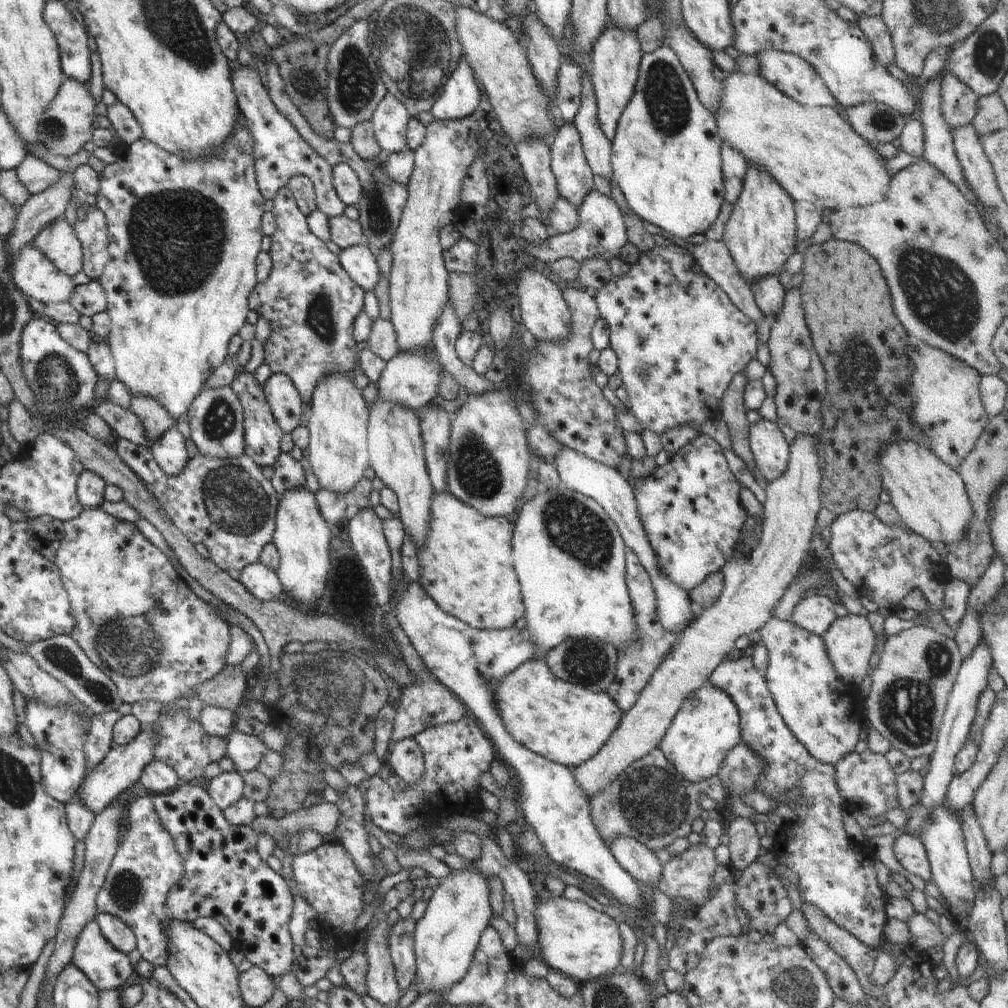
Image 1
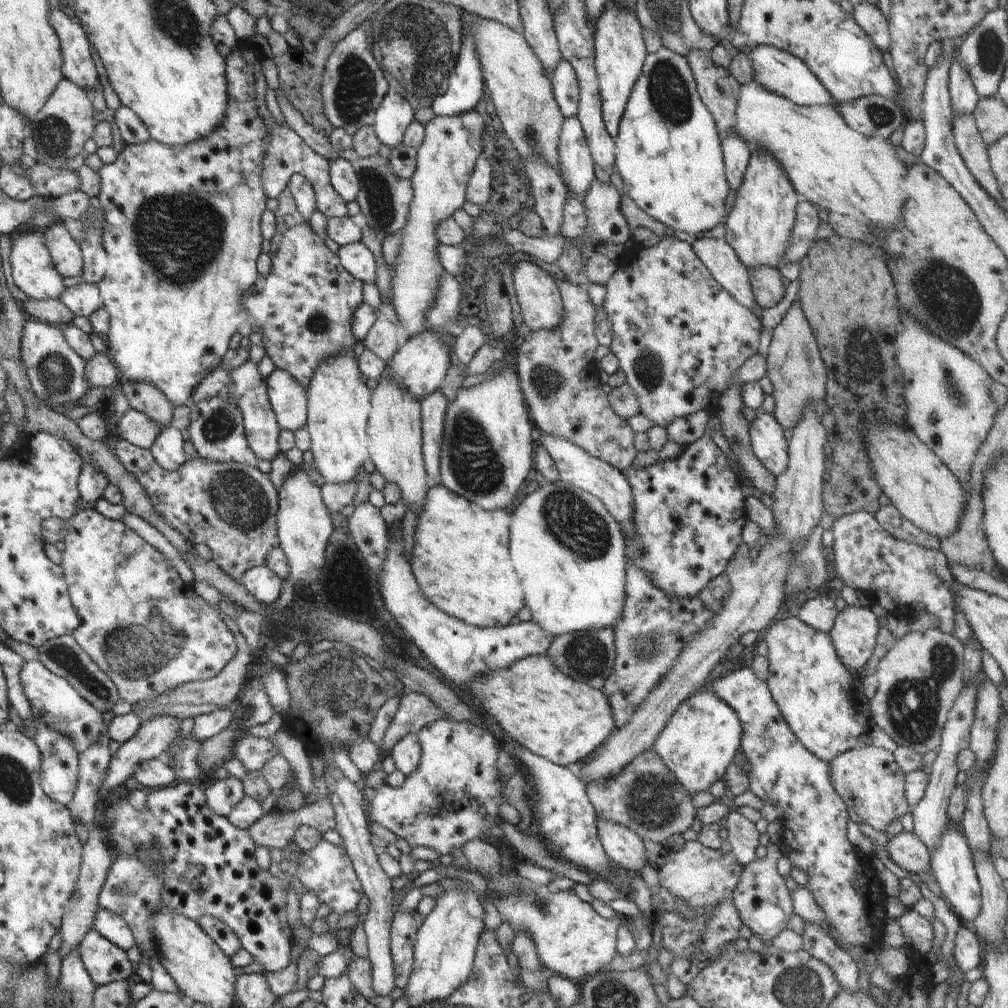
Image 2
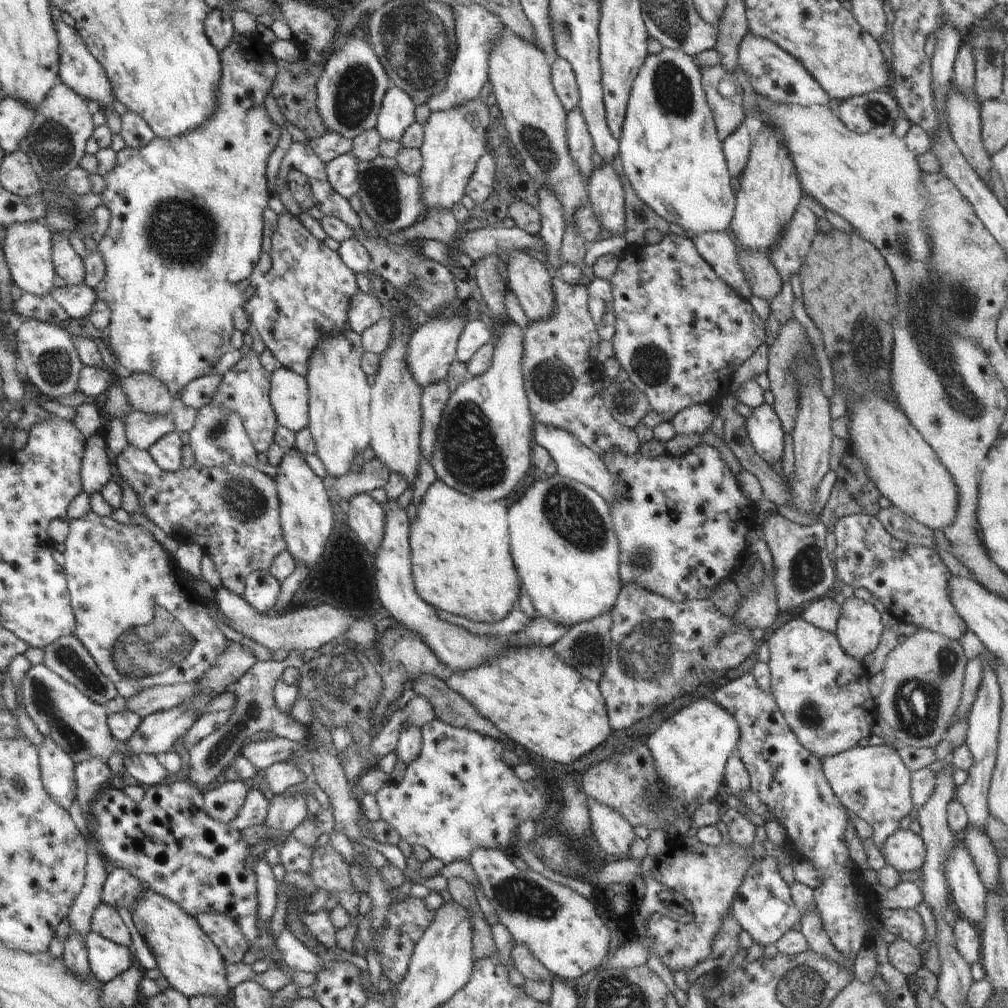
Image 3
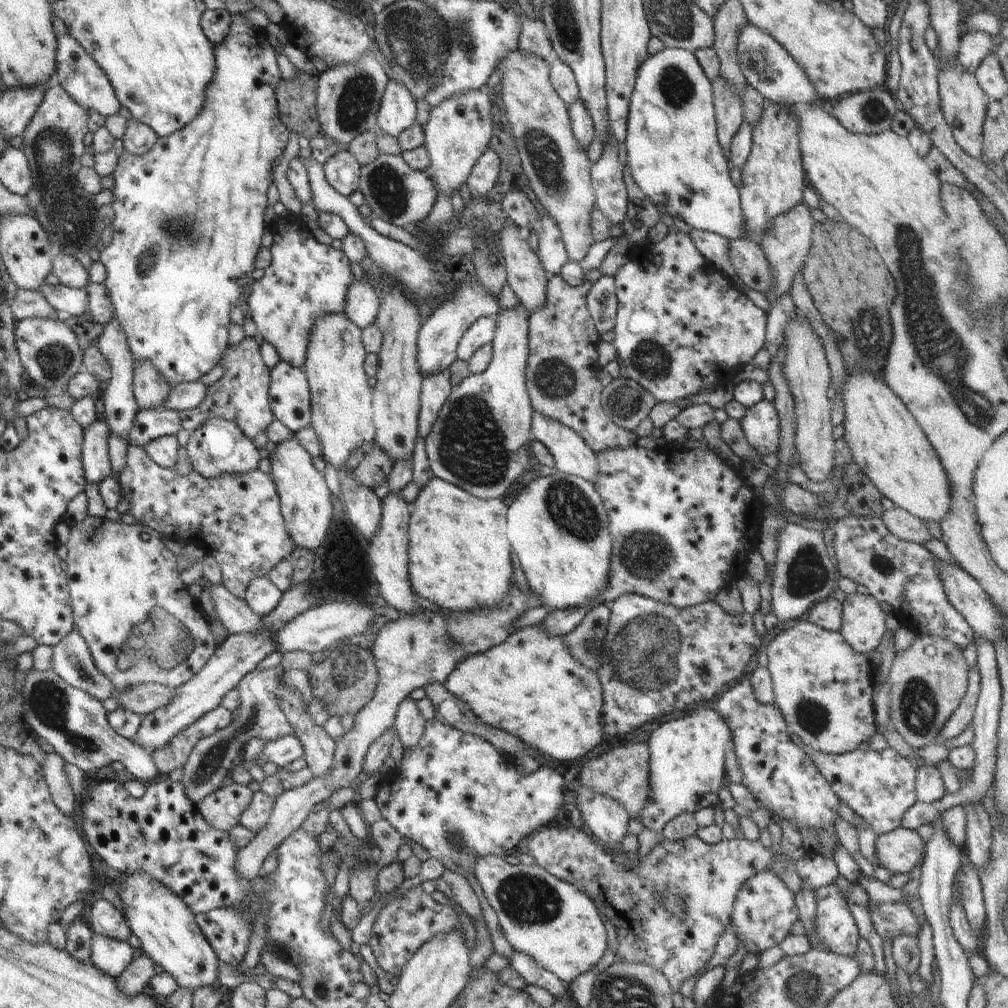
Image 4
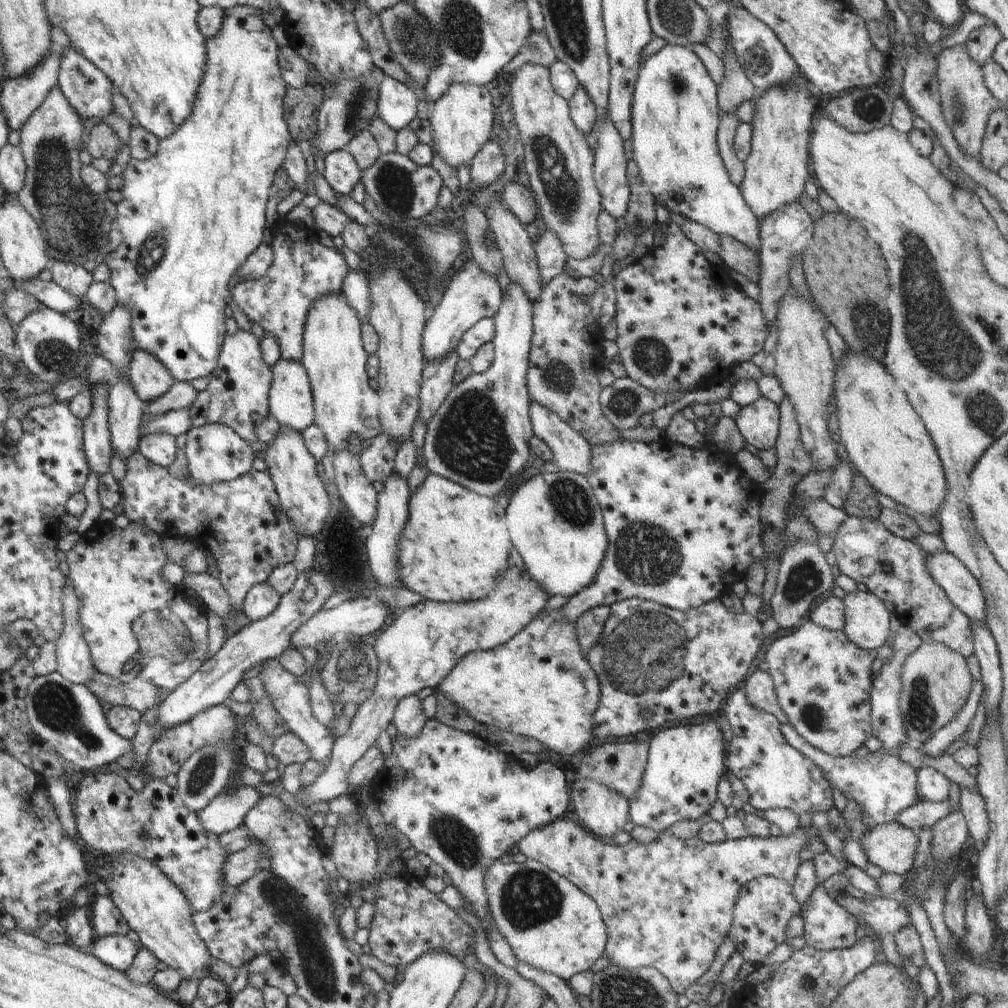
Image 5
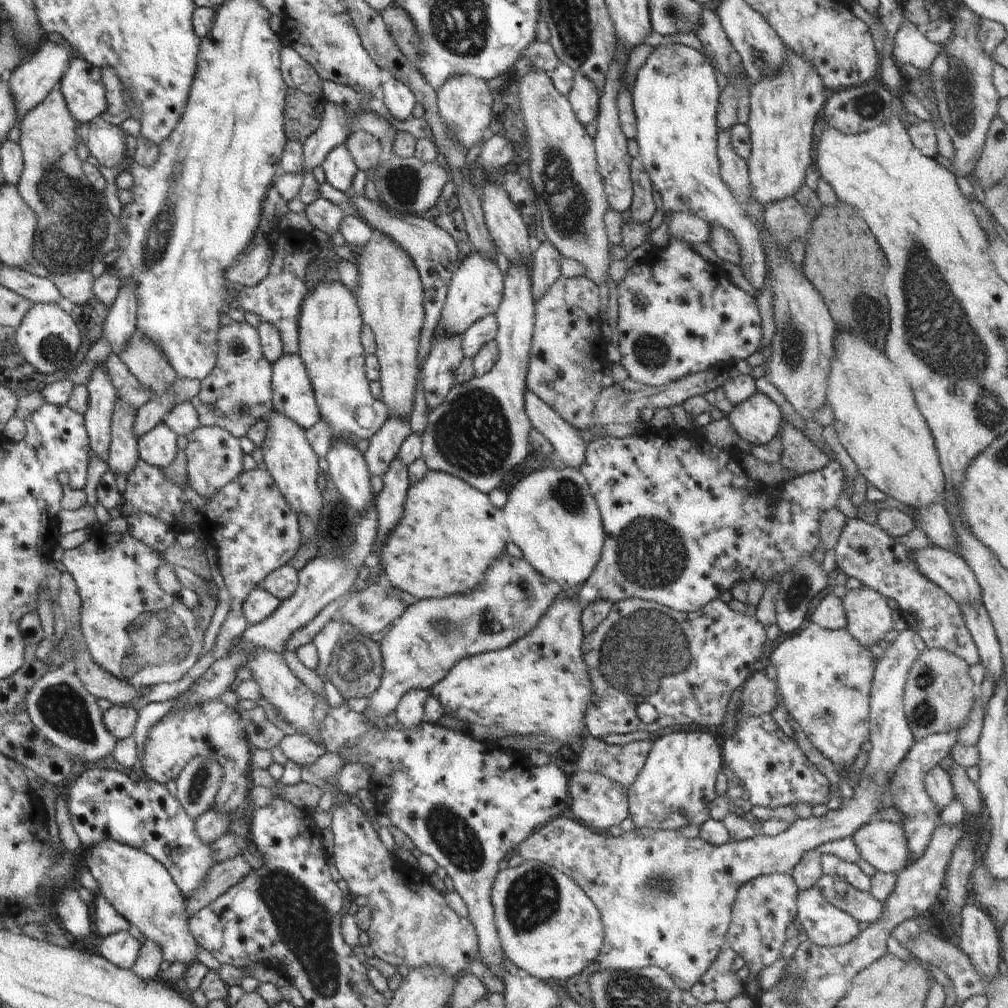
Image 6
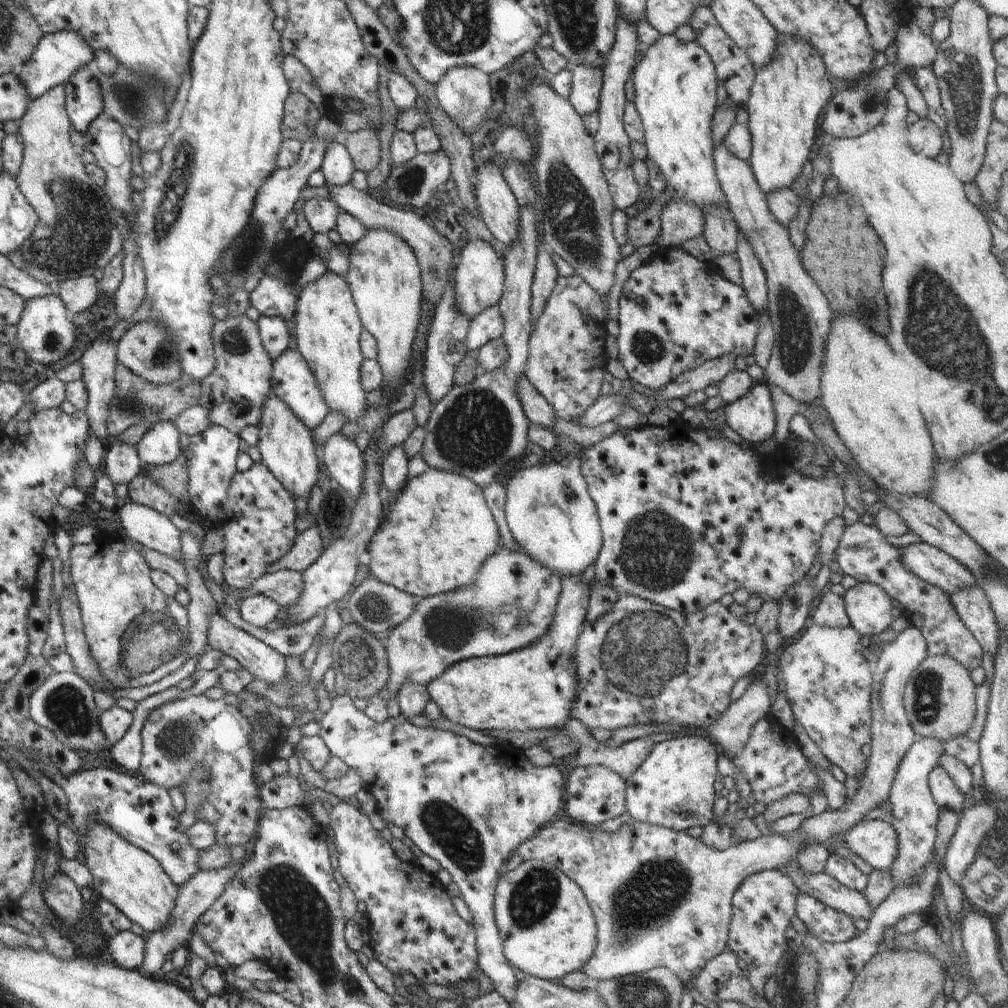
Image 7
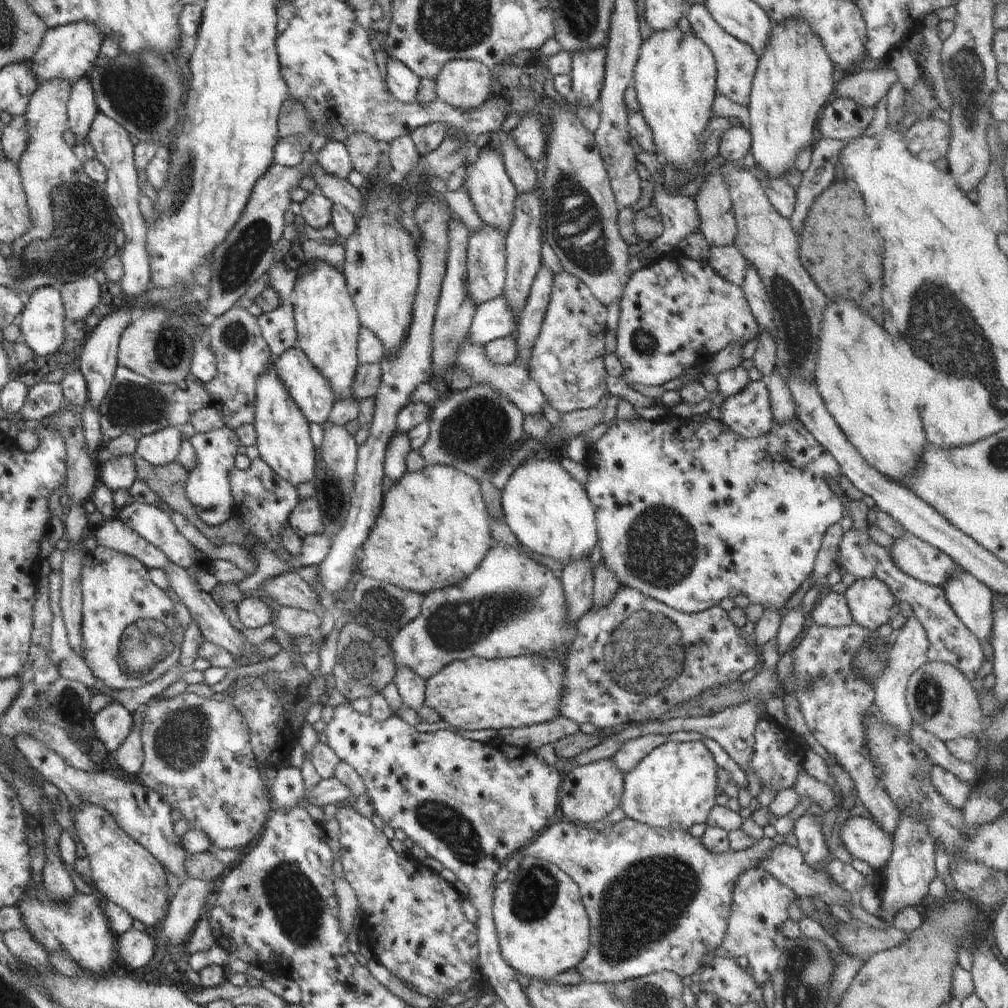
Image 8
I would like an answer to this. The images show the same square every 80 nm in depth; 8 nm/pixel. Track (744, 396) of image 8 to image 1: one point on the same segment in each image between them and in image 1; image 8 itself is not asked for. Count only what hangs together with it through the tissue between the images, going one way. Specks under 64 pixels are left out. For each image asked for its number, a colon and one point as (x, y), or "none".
1: (770, 449)
2: (766, 434)
3: (765, 433)
4: (760, 424)
5: (758, 423)
6: (758, 419)
7: (752, 416)

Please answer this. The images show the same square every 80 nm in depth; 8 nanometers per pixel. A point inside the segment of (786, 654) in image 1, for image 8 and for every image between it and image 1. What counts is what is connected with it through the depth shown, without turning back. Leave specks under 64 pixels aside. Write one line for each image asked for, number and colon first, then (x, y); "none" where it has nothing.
2: (823, 703)
3: (824, 695)
4: (824, 689)
5: (823, 680)
6: (824, 676)
7: (828, 674)
8: (834, 699)

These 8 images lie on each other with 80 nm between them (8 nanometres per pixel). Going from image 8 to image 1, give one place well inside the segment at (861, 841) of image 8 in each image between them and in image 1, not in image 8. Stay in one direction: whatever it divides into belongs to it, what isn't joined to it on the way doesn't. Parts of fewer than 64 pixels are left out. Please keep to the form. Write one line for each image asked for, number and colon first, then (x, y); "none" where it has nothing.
1: (909, 851)
2: (905, 849)
3: (904, 850)
4: (900, 851)
5: (891, 847)
6: (883, 844)
7: (875, 841)

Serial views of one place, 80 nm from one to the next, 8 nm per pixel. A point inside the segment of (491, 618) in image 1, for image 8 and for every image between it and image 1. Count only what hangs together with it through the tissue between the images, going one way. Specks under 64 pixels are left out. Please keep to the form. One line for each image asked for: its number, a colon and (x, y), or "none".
2: (460, 558)
3: (461, 561)
4: (459, 558)
5: (455, 543)
6: (449, 533)
7: (438, 530)
8: (432, 531)

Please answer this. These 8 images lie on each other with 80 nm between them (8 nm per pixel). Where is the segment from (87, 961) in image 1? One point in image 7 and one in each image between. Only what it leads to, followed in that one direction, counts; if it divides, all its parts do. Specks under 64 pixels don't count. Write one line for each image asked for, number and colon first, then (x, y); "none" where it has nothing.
2: (105, 962)
3: (107, 960)
4: (111, 956)
5: (117, 951)
6: (121, 949)
7: (126, 949)

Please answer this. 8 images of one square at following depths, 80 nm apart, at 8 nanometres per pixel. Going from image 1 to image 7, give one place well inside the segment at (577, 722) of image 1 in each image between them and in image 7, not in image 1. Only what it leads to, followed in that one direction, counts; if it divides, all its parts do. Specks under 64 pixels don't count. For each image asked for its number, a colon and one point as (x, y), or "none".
2: (554, 716)
3: (531, 694)
4: (530, 686)
5: (538, 685)
6: (539, 685)
7: (533, 688)

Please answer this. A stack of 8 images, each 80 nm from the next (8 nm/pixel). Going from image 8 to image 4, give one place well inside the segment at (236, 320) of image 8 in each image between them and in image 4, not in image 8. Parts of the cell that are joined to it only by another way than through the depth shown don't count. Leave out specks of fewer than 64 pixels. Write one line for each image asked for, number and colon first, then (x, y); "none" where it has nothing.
4: (242, 394)
5: (237, 395)
6: (237, 393)
7: (233, 394)

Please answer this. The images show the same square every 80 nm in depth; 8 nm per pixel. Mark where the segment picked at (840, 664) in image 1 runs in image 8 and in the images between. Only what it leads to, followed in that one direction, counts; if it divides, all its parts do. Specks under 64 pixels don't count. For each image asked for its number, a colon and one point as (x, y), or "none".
2: (854, 634)
3: (859, 628)
4: (863, 624)
5: (867, 622)
6: (868, 615)
7: (869, 608)
8: (870, 601)

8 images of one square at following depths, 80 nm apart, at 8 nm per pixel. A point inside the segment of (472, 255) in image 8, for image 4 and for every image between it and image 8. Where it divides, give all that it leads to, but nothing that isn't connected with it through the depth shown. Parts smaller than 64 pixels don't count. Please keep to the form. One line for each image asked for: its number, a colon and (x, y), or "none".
4: (438, 338)
5: (472, 294)
6: (476, 288)
7: (479, 276)

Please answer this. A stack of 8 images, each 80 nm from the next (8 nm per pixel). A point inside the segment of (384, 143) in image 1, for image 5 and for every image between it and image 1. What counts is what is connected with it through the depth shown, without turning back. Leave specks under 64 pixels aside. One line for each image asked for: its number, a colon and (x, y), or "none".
2: (395, 113)
3: (397, 112)
4: (397, 113)
5: (397, 103)

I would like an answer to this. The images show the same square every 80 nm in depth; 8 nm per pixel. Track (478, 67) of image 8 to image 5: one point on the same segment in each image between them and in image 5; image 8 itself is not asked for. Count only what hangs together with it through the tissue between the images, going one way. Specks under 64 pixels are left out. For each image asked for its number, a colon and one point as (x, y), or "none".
5: (462, 119)
6: (464, 102)
7: (464, 93)

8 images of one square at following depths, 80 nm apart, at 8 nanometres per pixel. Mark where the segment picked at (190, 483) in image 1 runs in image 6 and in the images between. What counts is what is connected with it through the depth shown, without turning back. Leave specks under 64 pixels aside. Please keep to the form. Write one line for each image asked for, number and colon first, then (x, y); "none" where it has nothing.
2: (232, 507)
3: (232, 512)
4: (236, 518)
5: (241, 522)
6: (250, 524)

